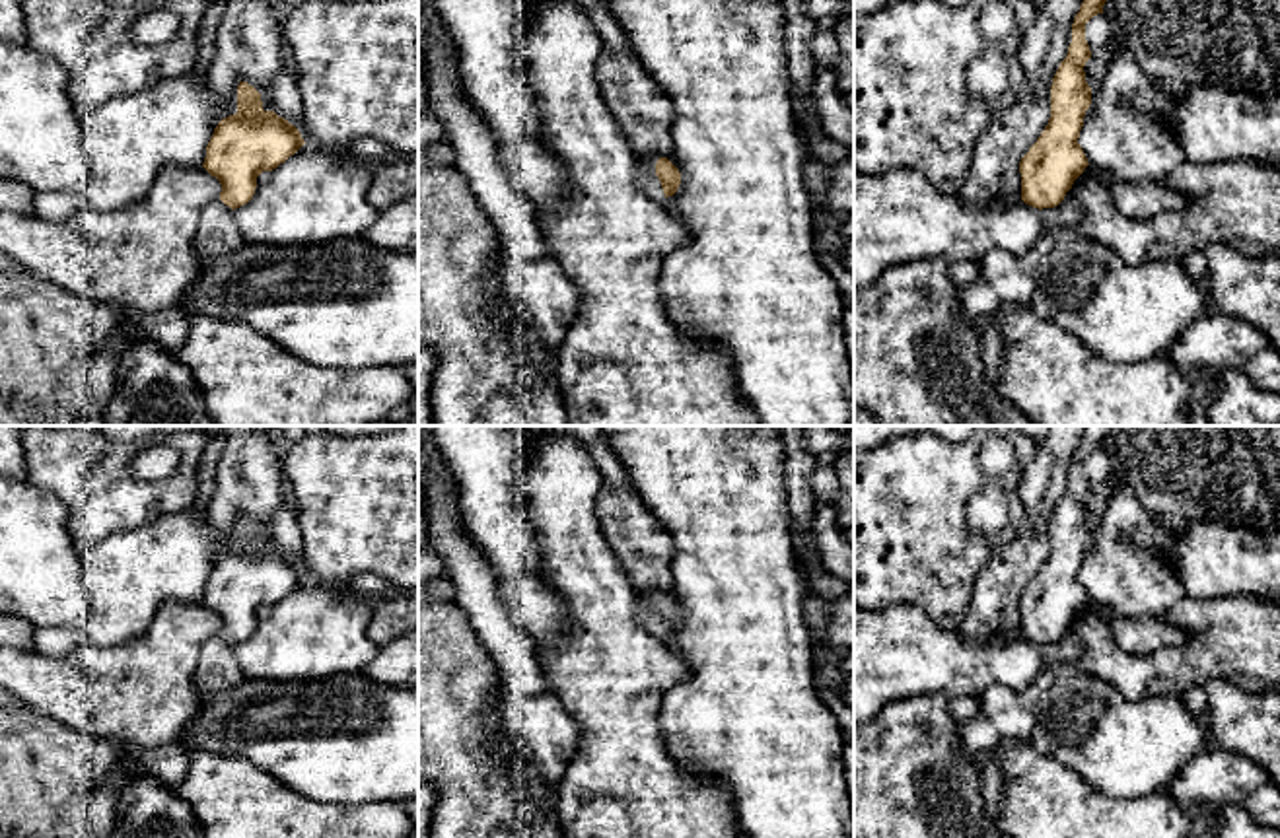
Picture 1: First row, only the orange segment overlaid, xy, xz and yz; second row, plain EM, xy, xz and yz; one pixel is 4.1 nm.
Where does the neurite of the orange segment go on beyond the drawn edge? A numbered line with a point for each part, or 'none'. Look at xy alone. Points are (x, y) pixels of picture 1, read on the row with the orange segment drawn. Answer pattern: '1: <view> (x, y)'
1: xy (218, 236)

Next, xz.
1: xz (648, 179)

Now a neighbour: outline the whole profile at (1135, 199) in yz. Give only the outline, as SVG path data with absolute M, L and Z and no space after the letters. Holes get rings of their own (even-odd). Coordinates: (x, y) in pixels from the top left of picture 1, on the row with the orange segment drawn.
M1091 165L1074 181L1072 189L1085 177L1099 179L1115 200L1115 206L1130 218L1154 218L1161 212L1181 210L1187 196L1157 183L1126 183Z

